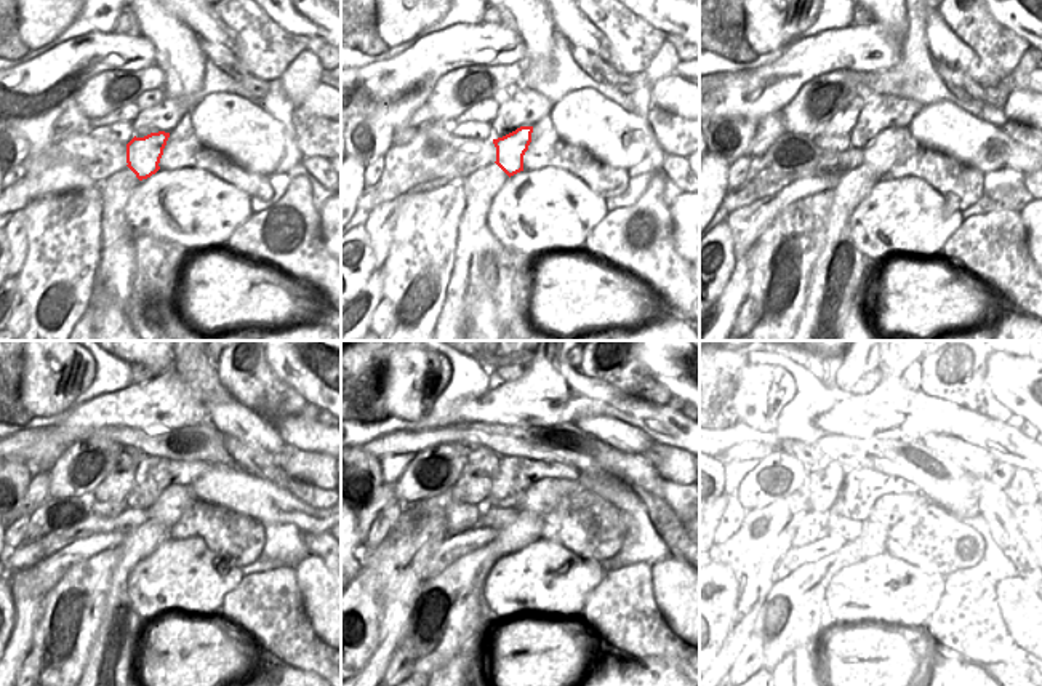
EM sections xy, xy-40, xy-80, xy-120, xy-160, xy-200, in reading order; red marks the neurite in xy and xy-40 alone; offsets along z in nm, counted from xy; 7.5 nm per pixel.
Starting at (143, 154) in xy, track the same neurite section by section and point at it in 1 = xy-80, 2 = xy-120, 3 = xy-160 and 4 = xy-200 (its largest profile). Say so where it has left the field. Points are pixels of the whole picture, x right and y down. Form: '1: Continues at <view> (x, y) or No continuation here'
1: Continues at xy-80 (882, 152)
2: Continues at xy-120 (175, 499)
3: Continues at xy-160 (540, 498)
4: Continues at xy-200 (898, 502).

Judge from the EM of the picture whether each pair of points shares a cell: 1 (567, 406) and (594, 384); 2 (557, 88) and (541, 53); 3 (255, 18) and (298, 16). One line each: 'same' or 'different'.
1: different
2: different
3: different

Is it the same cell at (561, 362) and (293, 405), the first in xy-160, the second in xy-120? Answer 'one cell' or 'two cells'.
one cell

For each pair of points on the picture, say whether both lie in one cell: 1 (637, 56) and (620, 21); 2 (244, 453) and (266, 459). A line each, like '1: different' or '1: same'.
1: same
2: same

